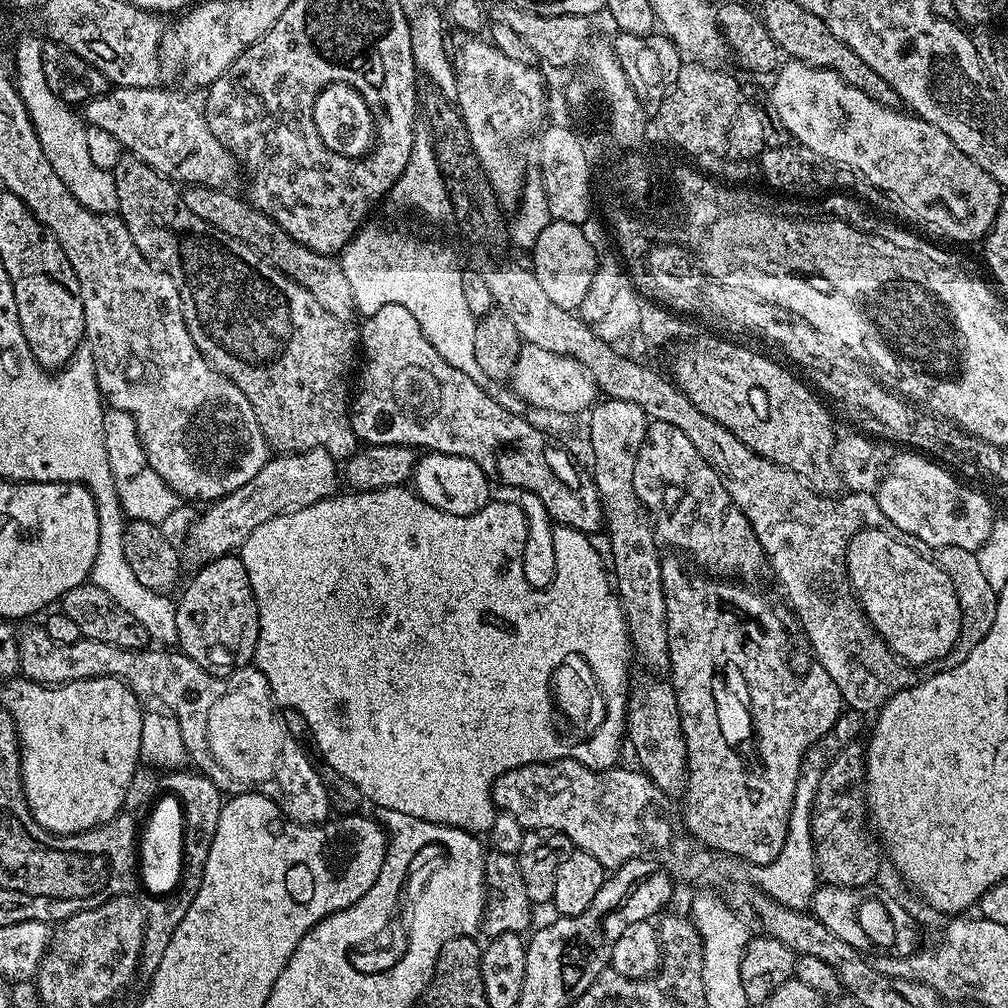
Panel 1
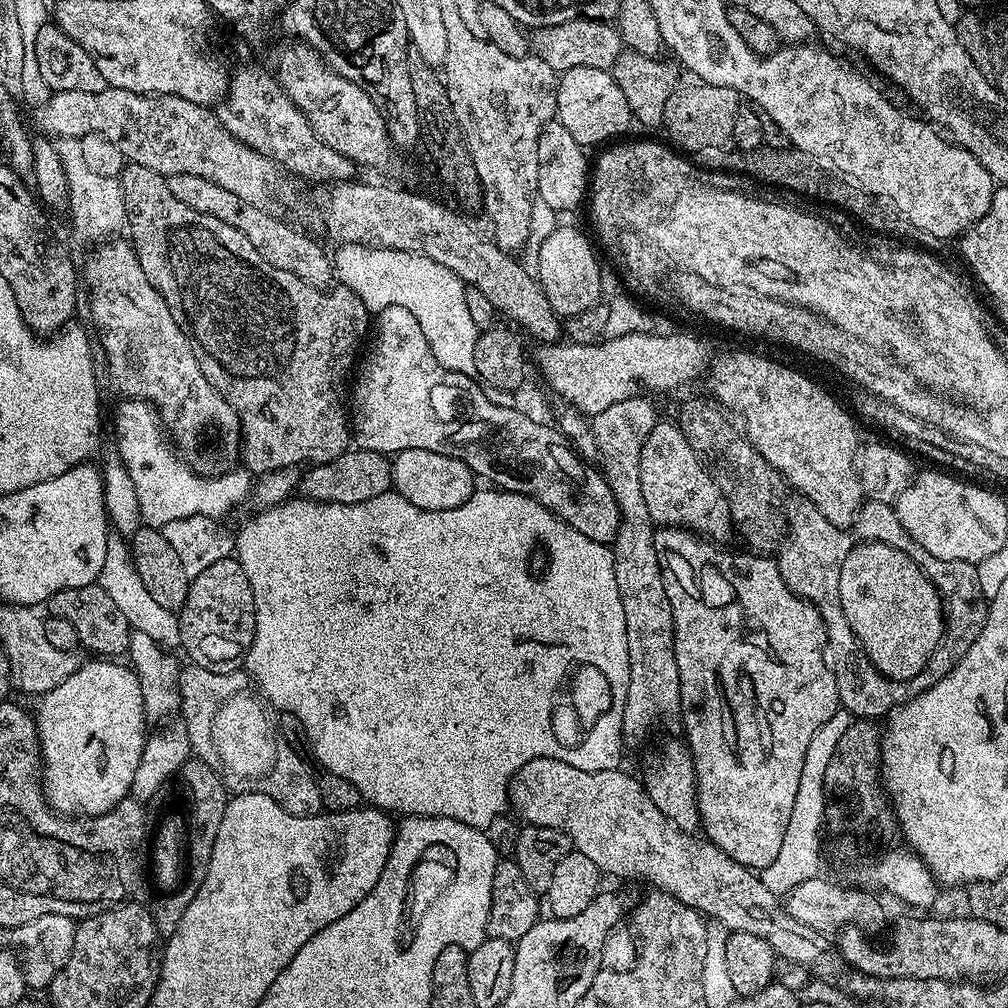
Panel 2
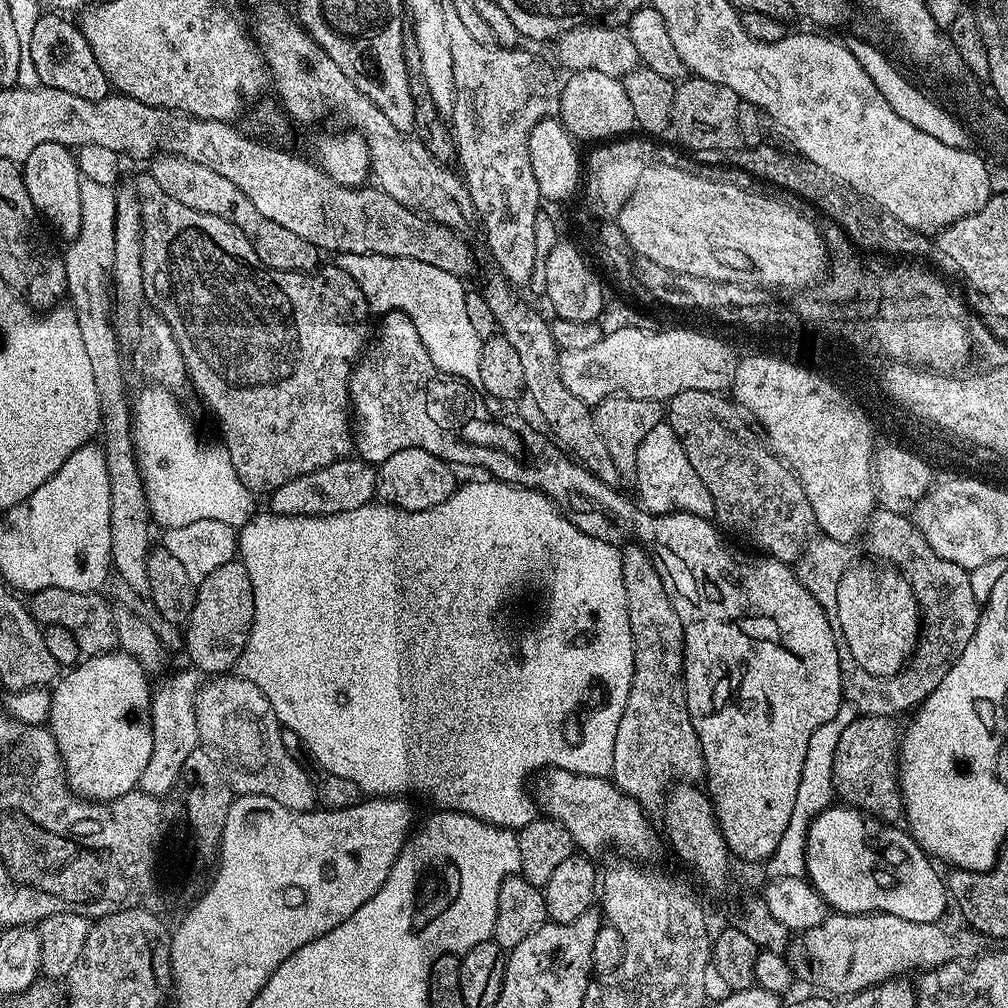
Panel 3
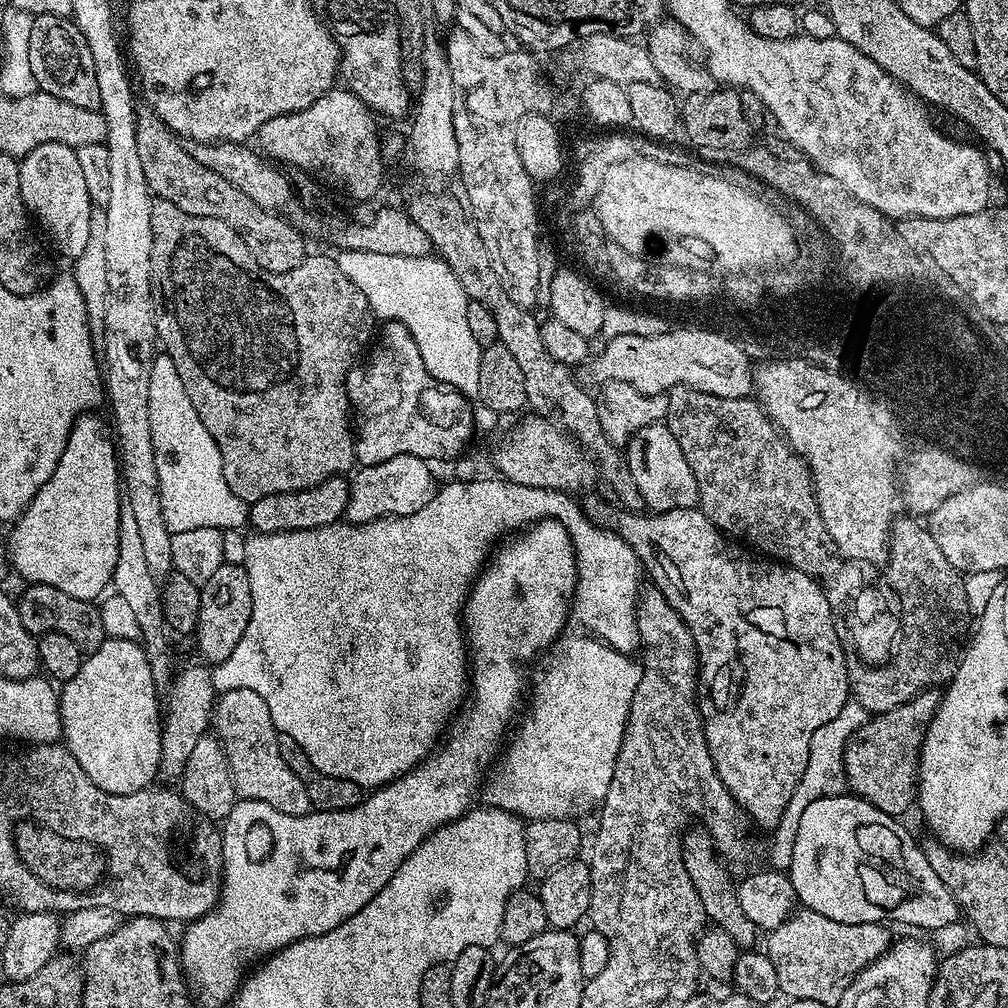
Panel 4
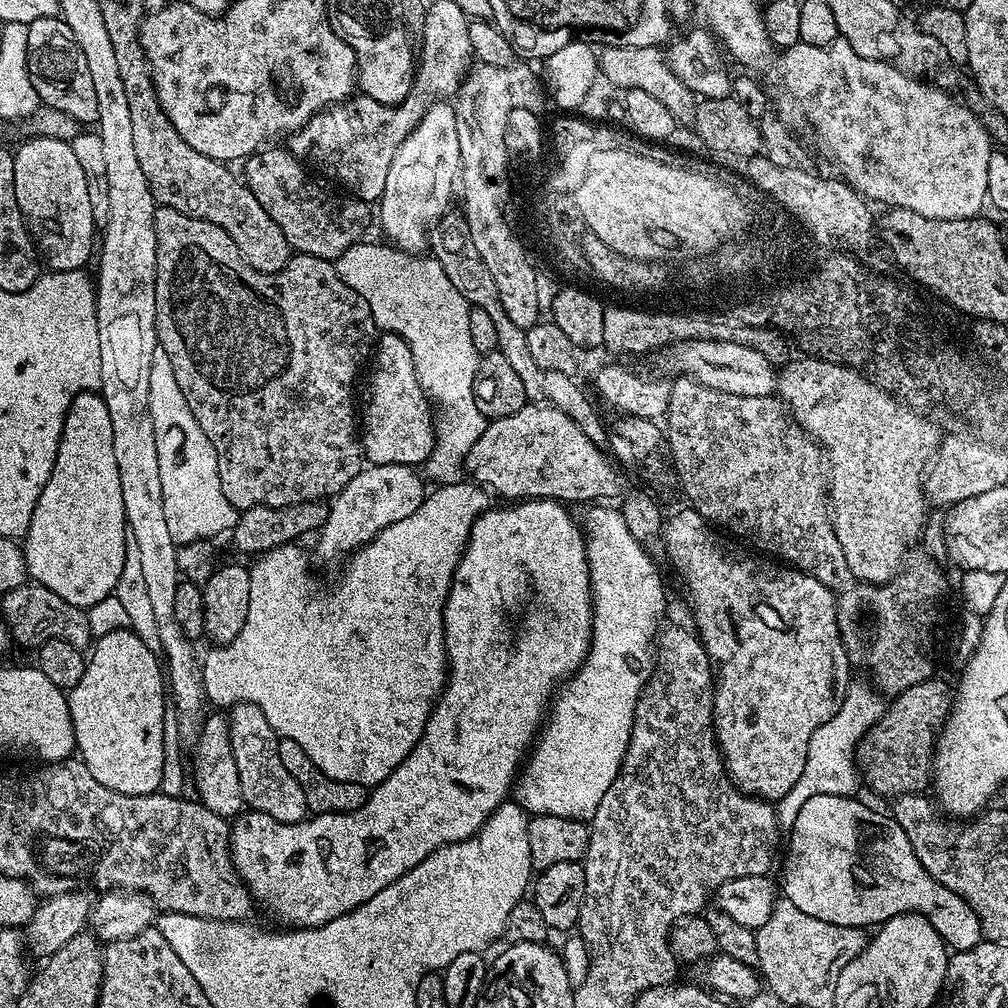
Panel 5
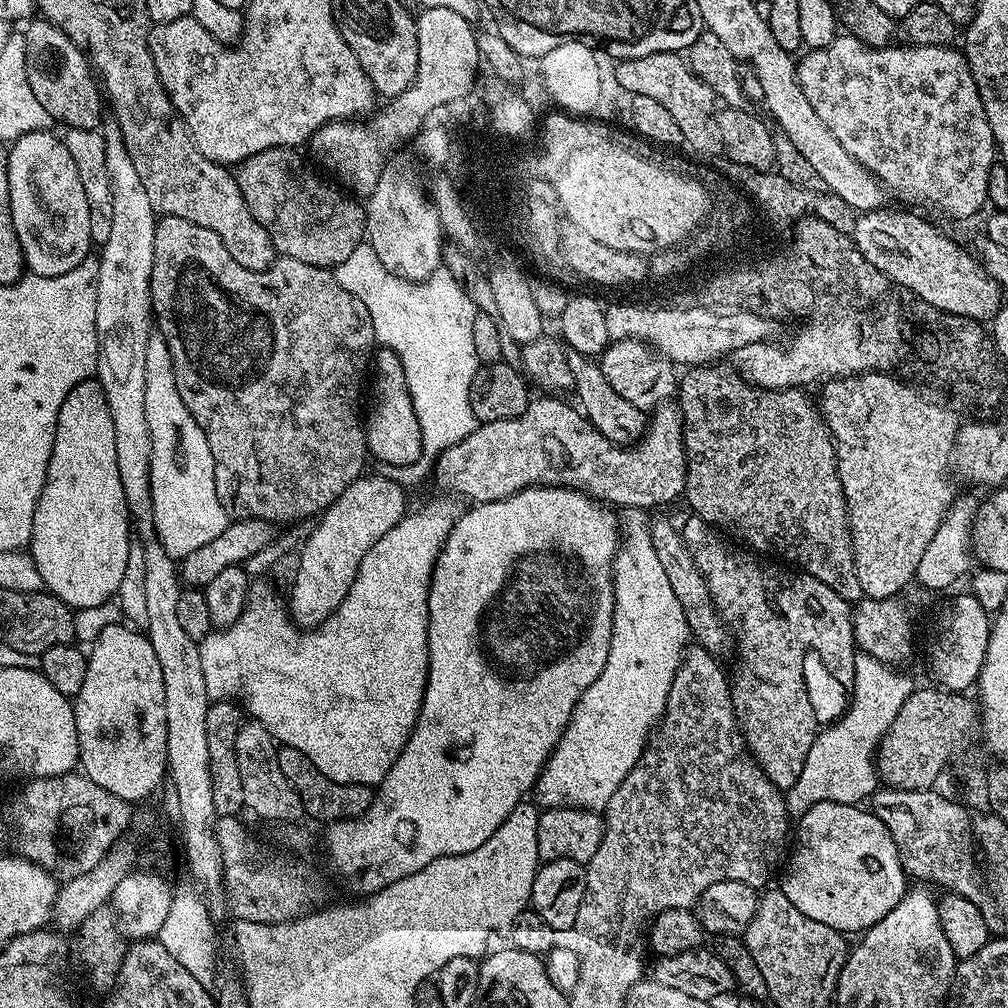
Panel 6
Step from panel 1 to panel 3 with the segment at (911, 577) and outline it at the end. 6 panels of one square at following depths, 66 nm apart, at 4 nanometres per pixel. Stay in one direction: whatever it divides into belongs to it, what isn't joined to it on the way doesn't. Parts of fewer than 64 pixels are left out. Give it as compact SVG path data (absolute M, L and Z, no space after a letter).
M862 564L846 571L834 594L836 626L843 642L849 642L856 658L876 674L894 673L914 642L916 608L911 584L901 571L886 564Z

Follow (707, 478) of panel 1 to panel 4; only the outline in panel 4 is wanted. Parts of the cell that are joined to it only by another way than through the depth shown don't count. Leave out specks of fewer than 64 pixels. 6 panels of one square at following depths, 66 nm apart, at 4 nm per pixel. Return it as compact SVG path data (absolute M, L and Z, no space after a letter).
M661 422L640 428L626 445L626 455L630 474L634 474L634 482L642 494L645 509L658 513L699 505L700 495L694 470L690 470L686 454L682 454L682 446L678 446L678 438L674 438L667 423Z

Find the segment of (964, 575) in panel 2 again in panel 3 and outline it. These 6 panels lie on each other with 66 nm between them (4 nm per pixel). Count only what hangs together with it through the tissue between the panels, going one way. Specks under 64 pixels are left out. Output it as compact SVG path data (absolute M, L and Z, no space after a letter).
M877 507L872 512L872 516L865 528L865 542L869 550L879 557L877 558L879 561L900 569L902 575L911 584L914 596L918 598L936 598L934 606L938 606L938 610L940 610L938 616L952 616L952 620L954 620L952 624L966 624L966 626L958 626L958 634L954 634L954 638L958 636L958 646L954 646L954 650L960 648L960 646L966 646L966 642L970 642L970 638L976 629L976 623L980 621L982 608L974 598L969 569L940 559L940 556L936 555L934 548L926 541L925 536L916 528L915 521L905 513Z

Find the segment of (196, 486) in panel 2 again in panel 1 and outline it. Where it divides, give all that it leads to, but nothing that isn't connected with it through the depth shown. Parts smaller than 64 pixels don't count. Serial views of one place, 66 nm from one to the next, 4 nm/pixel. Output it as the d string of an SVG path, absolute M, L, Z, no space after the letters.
M109 407L104 413L104 433L106 458L110 458L110 474L114 474L114 486L118 490L125 517L160 525L164 518L169 517L182 504L182 500L148 461L140 435L136 432L134 418L126 410Z

